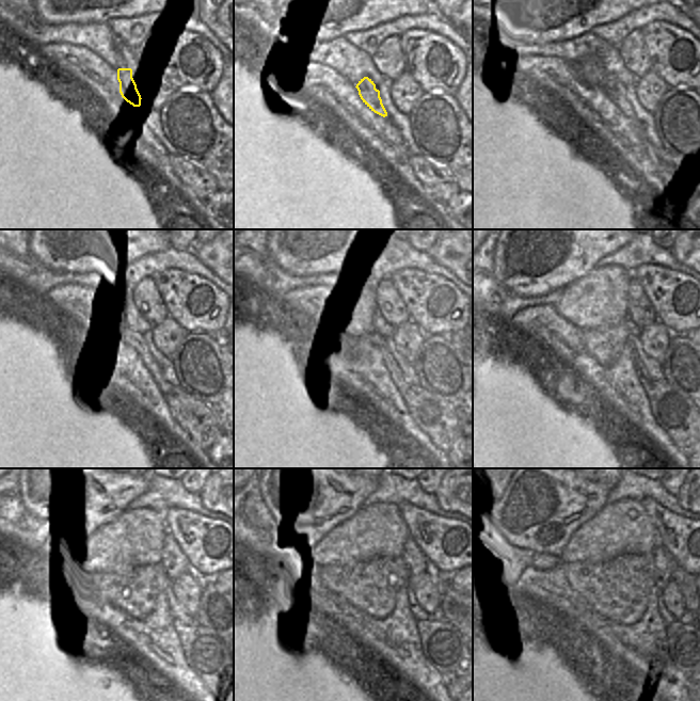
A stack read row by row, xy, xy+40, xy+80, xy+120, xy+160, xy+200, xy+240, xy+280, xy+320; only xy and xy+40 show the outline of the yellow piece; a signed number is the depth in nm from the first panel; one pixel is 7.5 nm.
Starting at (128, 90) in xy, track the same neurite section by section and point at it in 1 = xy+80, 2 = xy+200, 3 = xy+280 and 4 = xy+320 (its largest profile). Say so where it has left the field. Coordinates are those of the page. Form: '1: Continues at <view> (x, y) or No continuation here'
1: Continues at xy+80 (591, 70)
2: Continues at xy+200 (599, 300)
3: Continues at xy+280 (378, 530)
4: Continues at xy+320 (623, 527).

